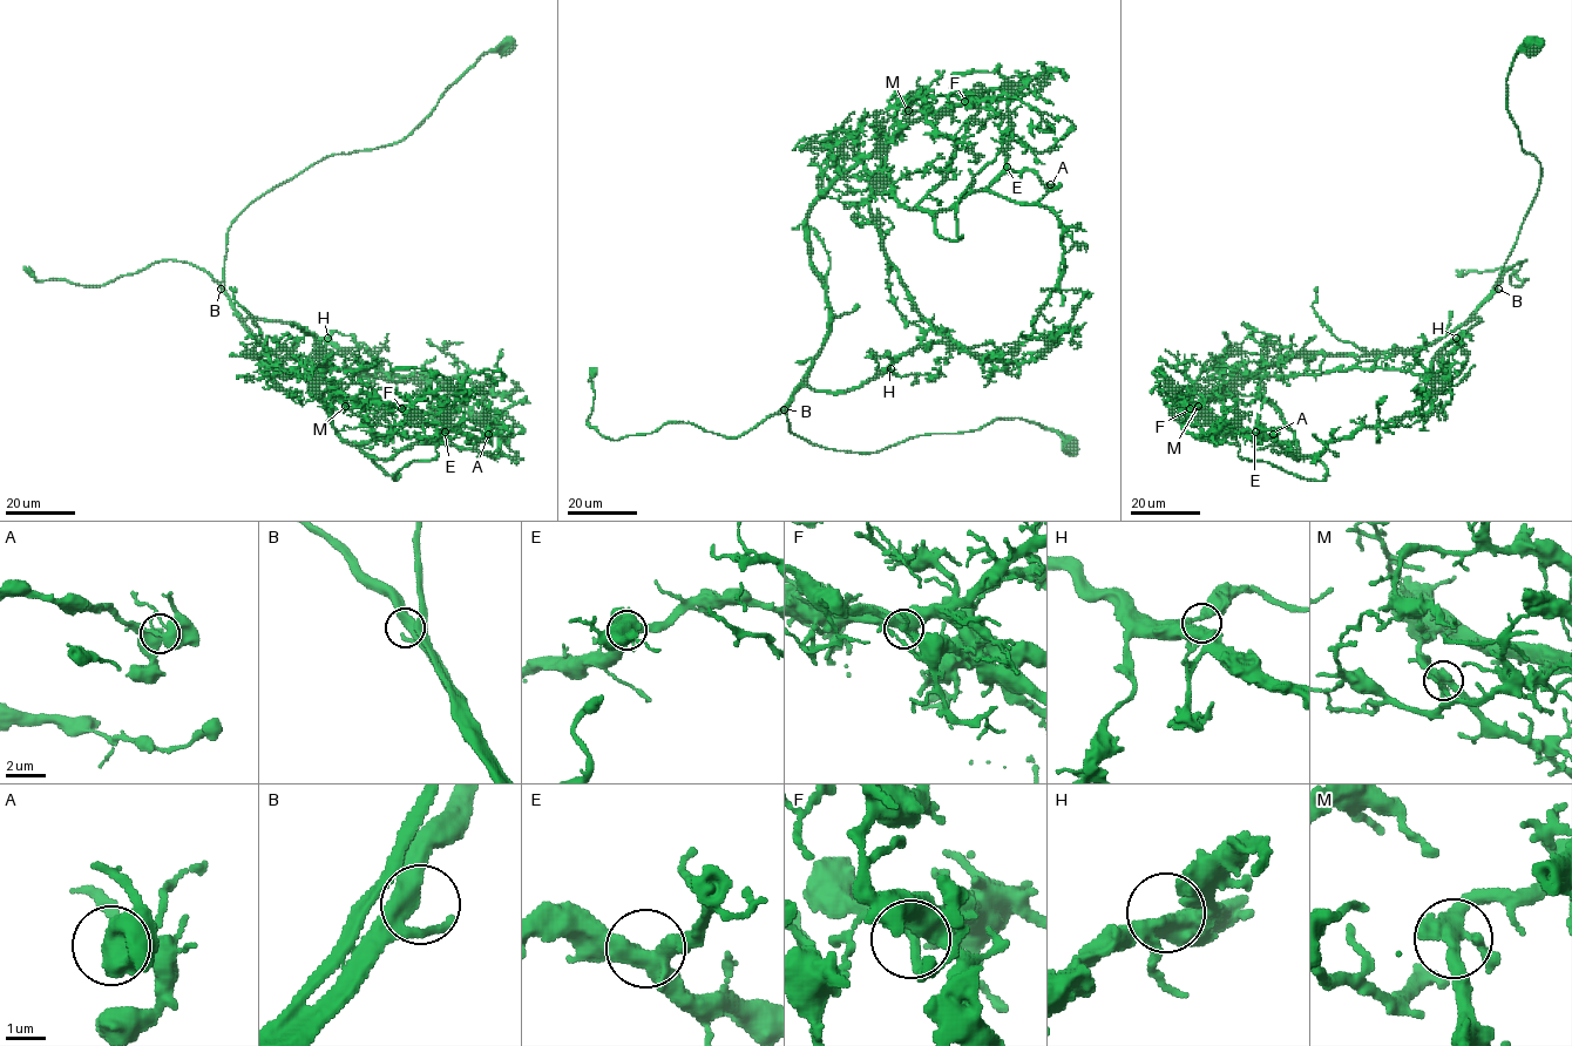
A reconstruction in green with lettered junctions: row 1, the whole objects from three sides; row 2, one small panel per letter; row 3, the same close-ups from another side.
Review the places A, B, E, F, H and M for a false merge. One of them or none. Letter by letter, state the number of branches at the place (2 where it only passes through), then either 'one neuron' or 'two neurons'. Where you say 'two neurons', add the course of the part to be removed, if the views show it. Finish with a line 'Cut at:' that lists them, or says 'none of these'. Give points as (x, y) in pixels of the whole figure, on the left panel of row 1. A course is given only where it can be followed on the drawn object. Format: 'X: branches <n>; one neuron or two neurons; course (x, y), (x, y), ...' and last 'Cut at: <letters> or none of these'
A: branches 3; one neuron
B: branches 2; one neuron
E: branches 3; one neuron
F: branches 3; one neuron
H: branches 3; one neuron
M: branches 3; one neuron
Cut at: none of these

